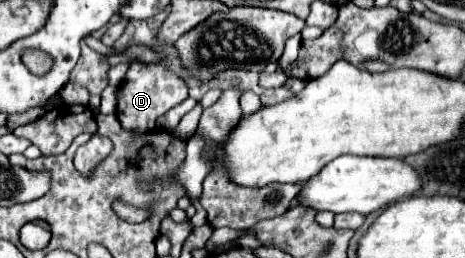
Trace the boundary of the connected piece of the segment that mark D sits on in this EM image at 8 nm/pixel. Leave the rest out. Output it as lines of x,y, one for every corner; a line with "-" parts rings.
132,62
126,72
126,78
118,86
116,116
124,130
146,132
146,130
156,128
158,116
162,116
170,108
182,104
186,98
188,98
188,86
176,72
172,72
164,64
136,64
136,62

